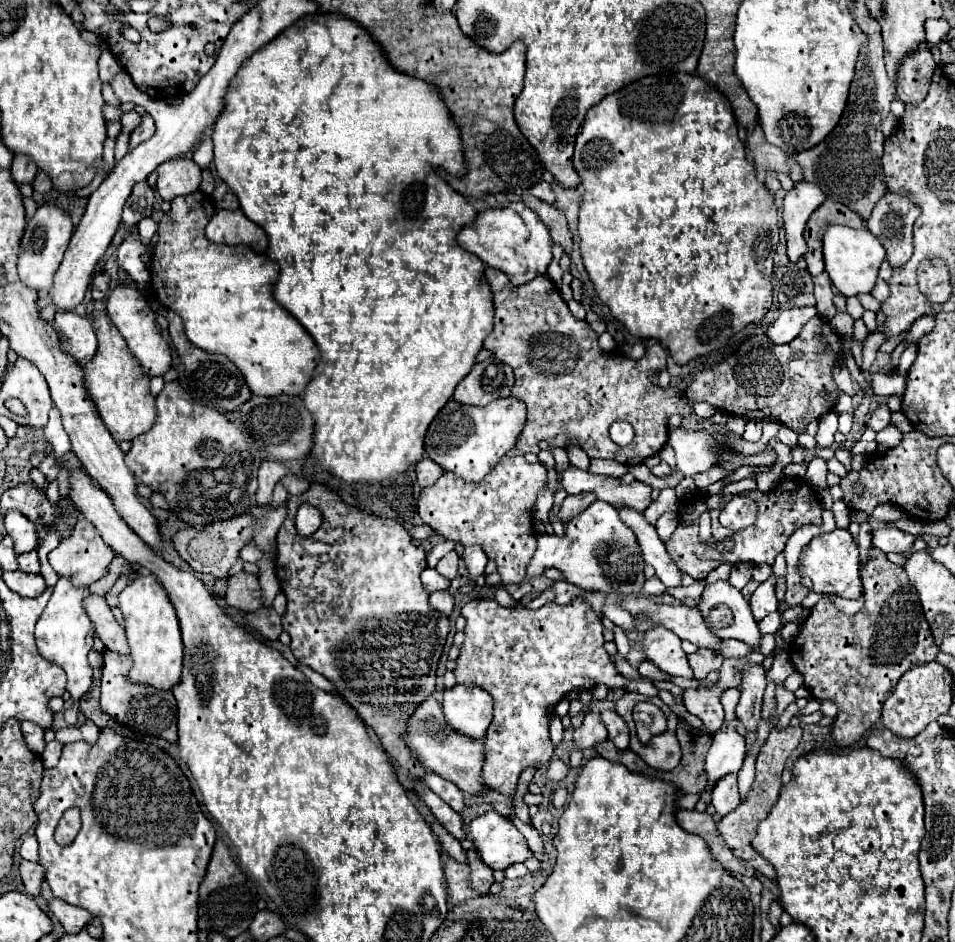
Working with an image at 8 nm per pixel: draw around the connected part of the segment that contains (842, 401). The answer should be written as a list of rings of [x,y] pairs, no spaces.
[[[840,389],[836,391],[838,395],[838,403],[836,404],[836,411],[841,414],[844,412],[853,413],[854,407],[852,405],[852,399],[846,395],[846,393],[842,393]]]

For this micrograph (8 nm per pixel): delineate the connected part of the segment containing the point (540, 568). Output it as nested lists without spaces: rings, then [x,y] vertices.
[[[594,501],[586,511],[576,515],[566,525],[564,537],[550,537],[550,535],[538,535],[538,547],[528,561],[526,575],[538,577],[546,569],[556,567],[564,573],[564,579],[572,585],[592,589],[592,591],[606,591],[608,603],[604,605],[604,617],[608,617],[616,625],[630,625],[632,617],[616,605],[616,599],[624,593],[642,593],[644,583],[644,561],[640,555],[640,547],[636,543],[636,537],[630,527],[626,527],[616,509],[604,501]]]

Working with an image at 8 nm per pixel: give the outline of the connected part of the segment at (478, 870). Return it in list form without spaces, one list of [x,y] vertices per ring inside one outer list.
[[[468,849],[466,851],[466,857],[468,857],[468,865],[470,865],[470,883],[472,887],[478,891],[478,893],[488,893],[490,885],[494,883],[494,877],[492,877],[492,869],[486,867],[480,857],[476,855],[474,849]]]

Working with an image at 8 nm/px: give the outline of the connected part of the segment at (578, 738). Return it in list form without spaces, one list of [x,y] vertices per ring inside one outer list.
[[[588,711],[582,727],[574,731],[574,745],[576,745],[576,749],[590,749],[590,747],[606,741],[606,737],[608,737],[608,731],[600,723],[600,715]]]

